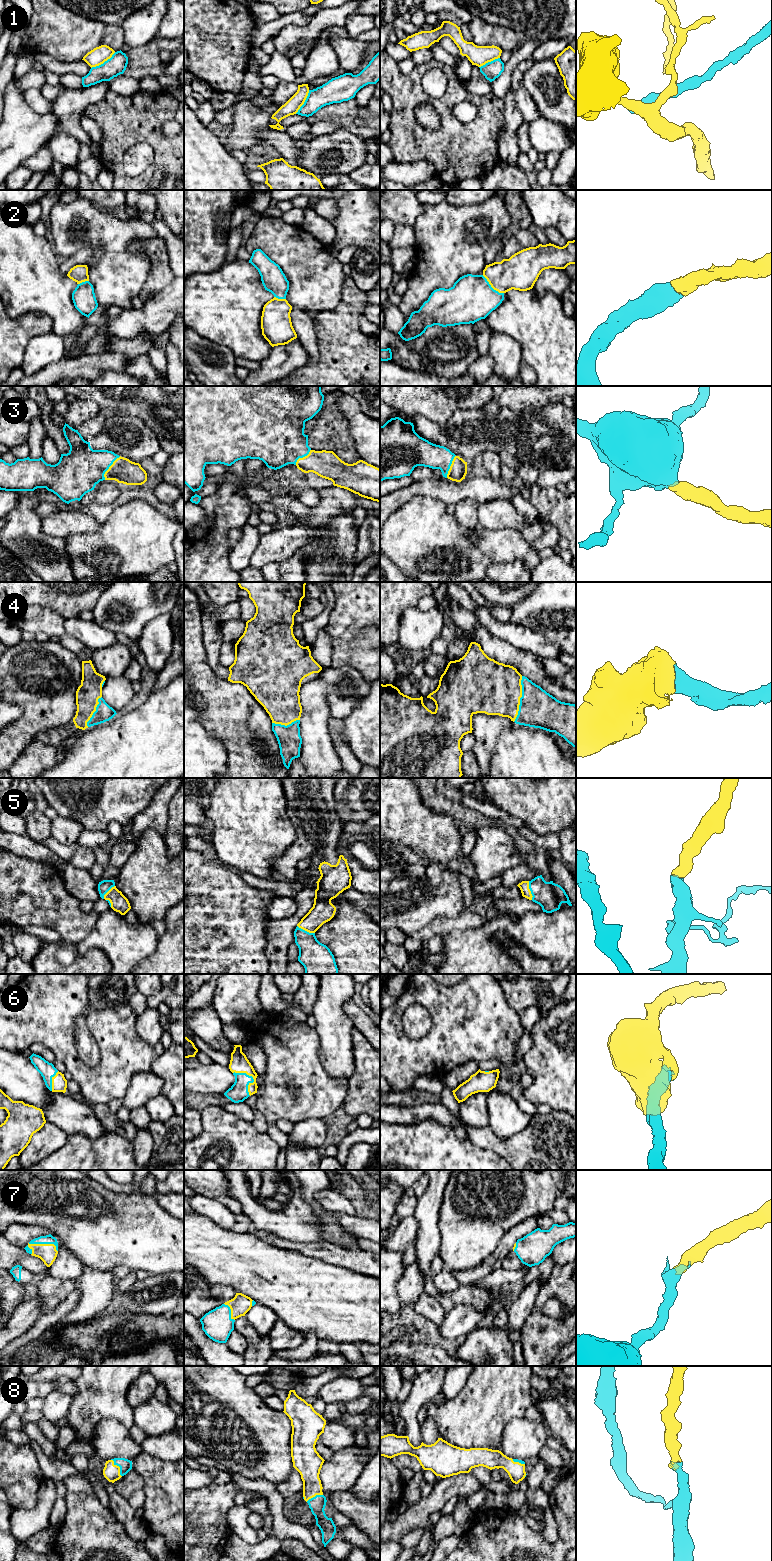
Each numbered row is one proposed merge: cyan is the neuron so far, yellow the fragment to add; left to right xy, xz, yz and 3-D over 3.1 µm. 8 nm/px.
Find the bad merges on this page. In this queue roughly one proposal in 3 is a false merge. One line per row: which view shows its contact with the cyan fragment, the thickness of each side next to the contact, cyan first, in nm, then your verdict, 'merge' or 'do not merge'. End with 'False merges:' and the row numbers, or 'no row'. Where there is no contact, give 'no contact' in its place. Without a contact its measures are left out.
1: meets cyan in xy; 160 nm thick on the cyan side, 140 nm on the other; do not merge
2: meets cyan in yz; 360 nm thick on the cyan side, 280 nm on the other; merge
3: meets cyan in xy; 340 nm thick on the cyan side, 200 nm on the other; merge
4: meets cyan in yz; 300 nm thick on the cyan side, 420 nm on the other; merge
5: meets cyan in yz; 220 nm thick on the cyan side, 80 nm on the other; merge
6: meets cyan in xz; 150 nm thick on the cyan side, 150 nm on the other; merge
7: meets cyan in xy; 80 nm thick on the cyan side, 150 nm on the other; merge
8: meets cyan in xy; 100 nm thick on the cyan side, 140 nm on the other; merge
False merges: 1

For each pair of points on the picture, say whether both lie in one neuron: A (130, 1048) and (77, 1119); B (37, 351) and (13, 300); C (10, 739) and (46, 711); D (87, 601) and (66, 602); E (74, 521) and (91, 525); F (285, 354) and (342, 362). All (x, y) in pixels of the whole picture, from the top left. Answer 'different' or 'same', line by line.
A: different
B: different
C: same
D: same
E: same
F: different

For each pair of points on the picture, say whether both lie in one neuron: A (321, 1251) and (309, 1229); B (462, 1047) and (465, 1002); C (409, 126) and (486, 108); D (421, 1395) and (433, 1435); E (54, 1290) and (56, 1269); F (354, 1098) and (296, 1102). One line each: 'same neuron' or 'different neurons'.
A: different neurons
B: same neuron
C: same neuron
D: different neurons
E: different neurons
F: different neurons

